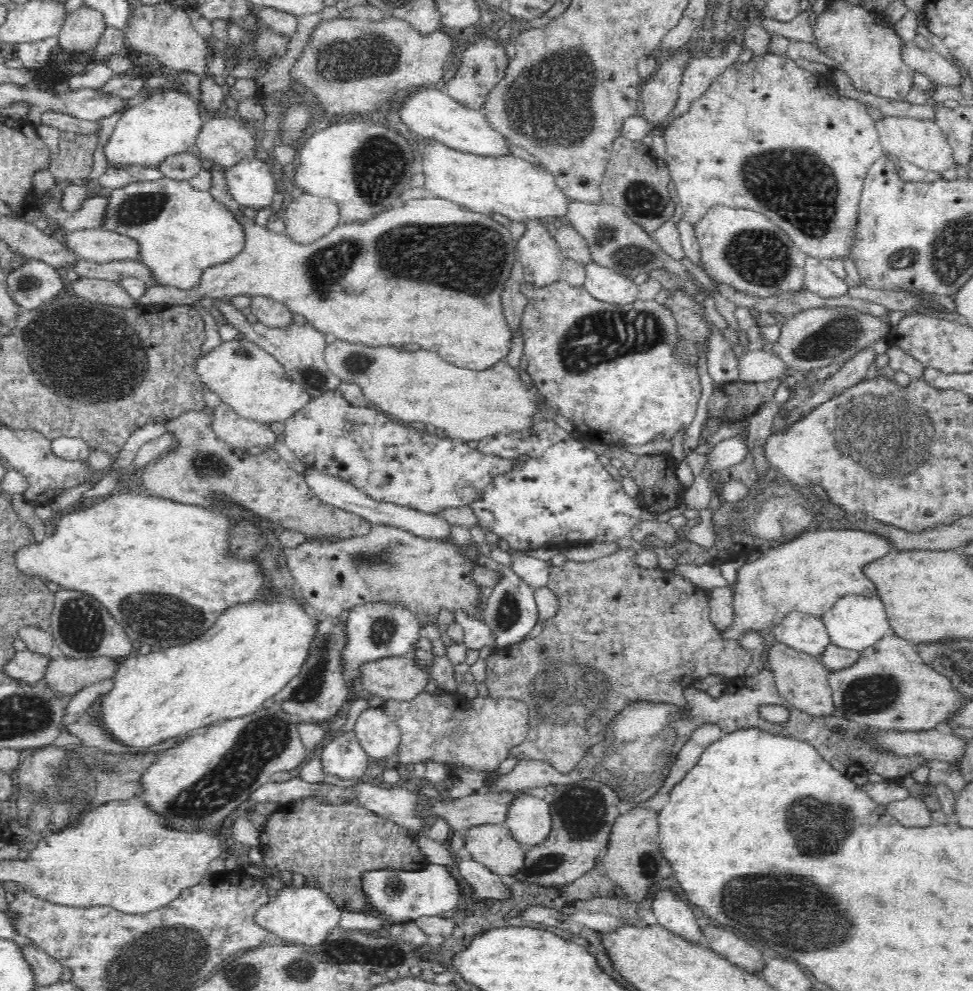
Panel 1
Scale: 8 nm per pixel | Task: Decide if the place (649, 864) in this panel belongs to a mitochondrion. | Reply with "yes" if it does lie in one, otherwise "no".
yes

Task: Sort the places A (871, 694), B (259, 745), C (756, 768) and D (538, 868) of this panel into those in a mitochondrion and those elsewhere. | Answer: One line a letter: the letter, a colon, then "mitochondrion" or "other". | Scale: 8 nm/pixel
A: mitochondrion
B: mitochondrion
C: other
D: mitochondrion

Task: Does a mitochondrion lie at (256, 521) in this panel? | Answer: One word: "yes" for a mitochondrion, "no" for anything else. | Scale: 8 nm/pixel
no

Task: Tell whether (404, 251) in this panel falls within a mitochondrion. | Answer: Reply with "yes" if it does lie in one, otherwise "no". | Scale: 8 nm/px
yes

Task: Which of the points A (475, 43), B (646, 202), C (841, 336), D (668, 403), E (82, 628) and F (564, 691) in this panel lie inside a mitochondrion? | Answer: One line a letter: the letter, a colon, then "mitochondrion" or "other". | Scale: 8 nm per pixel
A: other
B: mitochondrion
C: mitochondrion
D: other
E: mitochondrion
F: mitochondrion

